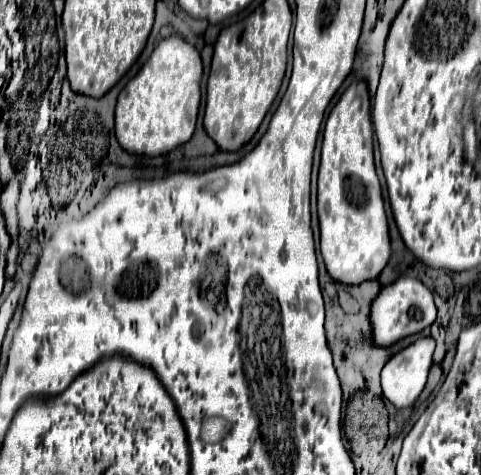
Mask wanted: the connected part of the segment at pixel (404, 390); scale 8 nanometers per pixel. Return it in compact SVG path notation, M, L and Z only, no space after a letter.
M432 337L418 339L392 355L392 359L384 365L382 391L396 409L412 407L422 393L432 367L434 345L436 341Z

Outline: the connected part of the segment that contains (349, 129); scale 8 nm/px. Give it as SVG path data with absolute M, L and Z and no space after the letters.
M354 81L326 119L318 173L318 207L320 253L330 277L348 285L376 279L390 259L390 237L382 189L374 169L374 137L366 81Z

